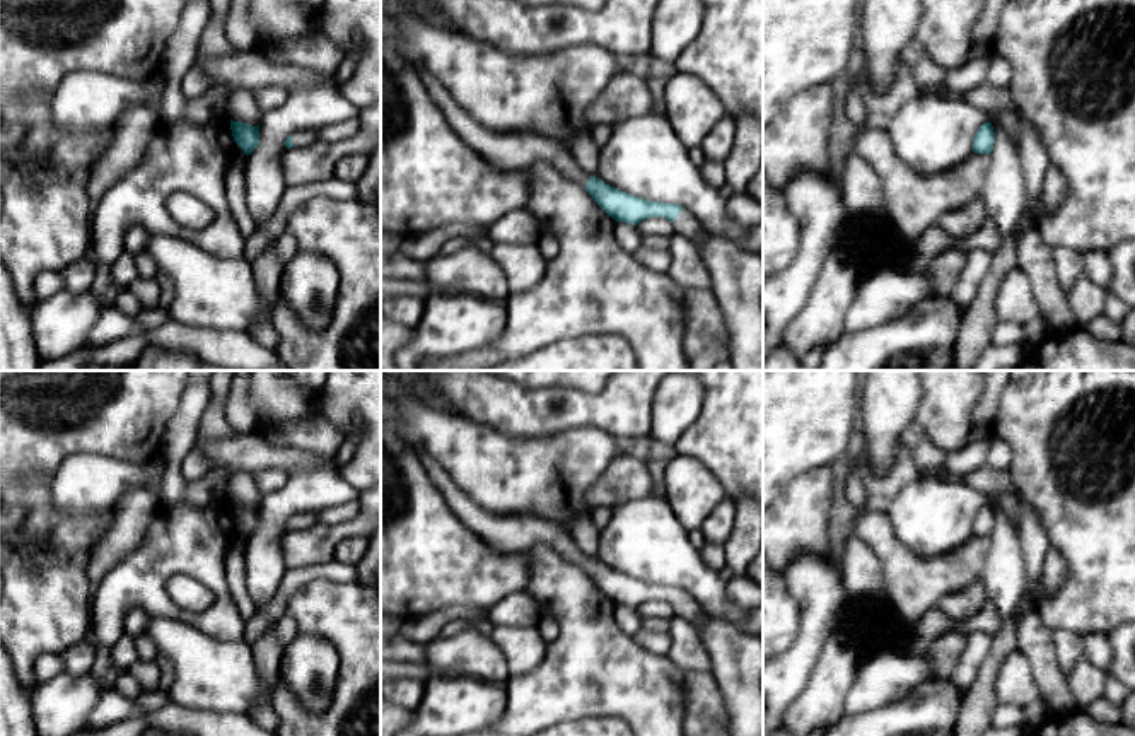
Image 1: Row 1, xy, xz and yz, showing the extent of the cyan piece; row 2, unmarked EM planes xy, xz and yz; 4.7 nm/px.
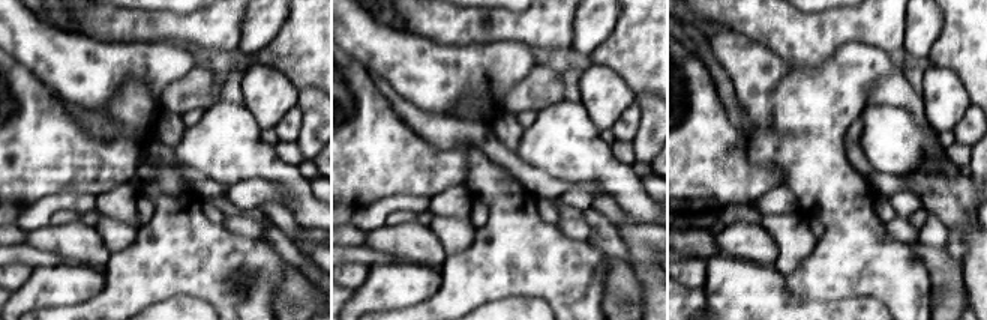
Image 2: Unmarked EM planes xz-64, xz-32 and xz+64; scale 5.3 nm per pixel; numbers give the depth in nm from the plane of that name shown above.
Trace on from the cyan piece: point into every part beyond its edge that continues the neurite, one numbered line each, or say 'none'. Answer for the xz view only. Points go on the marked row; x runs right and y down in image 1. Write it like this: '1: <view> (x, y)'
1: xz (504, 151)
2: xz (686, 224)

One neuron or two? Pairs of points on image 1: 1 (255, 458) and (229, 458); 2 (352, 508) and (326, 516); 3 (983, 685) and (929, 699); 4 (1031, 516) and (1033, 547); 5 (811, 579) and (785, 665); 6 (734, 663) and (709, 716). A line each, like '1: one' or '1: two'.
1: one
2: one
3: two
4: one
5: one
6: two

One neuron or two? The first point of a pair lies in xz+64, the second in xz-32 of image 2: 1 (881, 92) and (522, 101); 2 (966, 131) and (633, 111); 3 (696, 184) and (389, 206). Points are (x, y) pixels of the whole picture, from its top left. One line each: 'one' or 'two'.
1: one
2: one
3: two

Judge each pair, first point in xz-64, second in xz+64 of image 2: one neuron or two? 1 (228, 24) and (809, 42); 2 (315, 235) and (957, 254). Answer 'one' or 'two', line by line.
1: one
2: two

